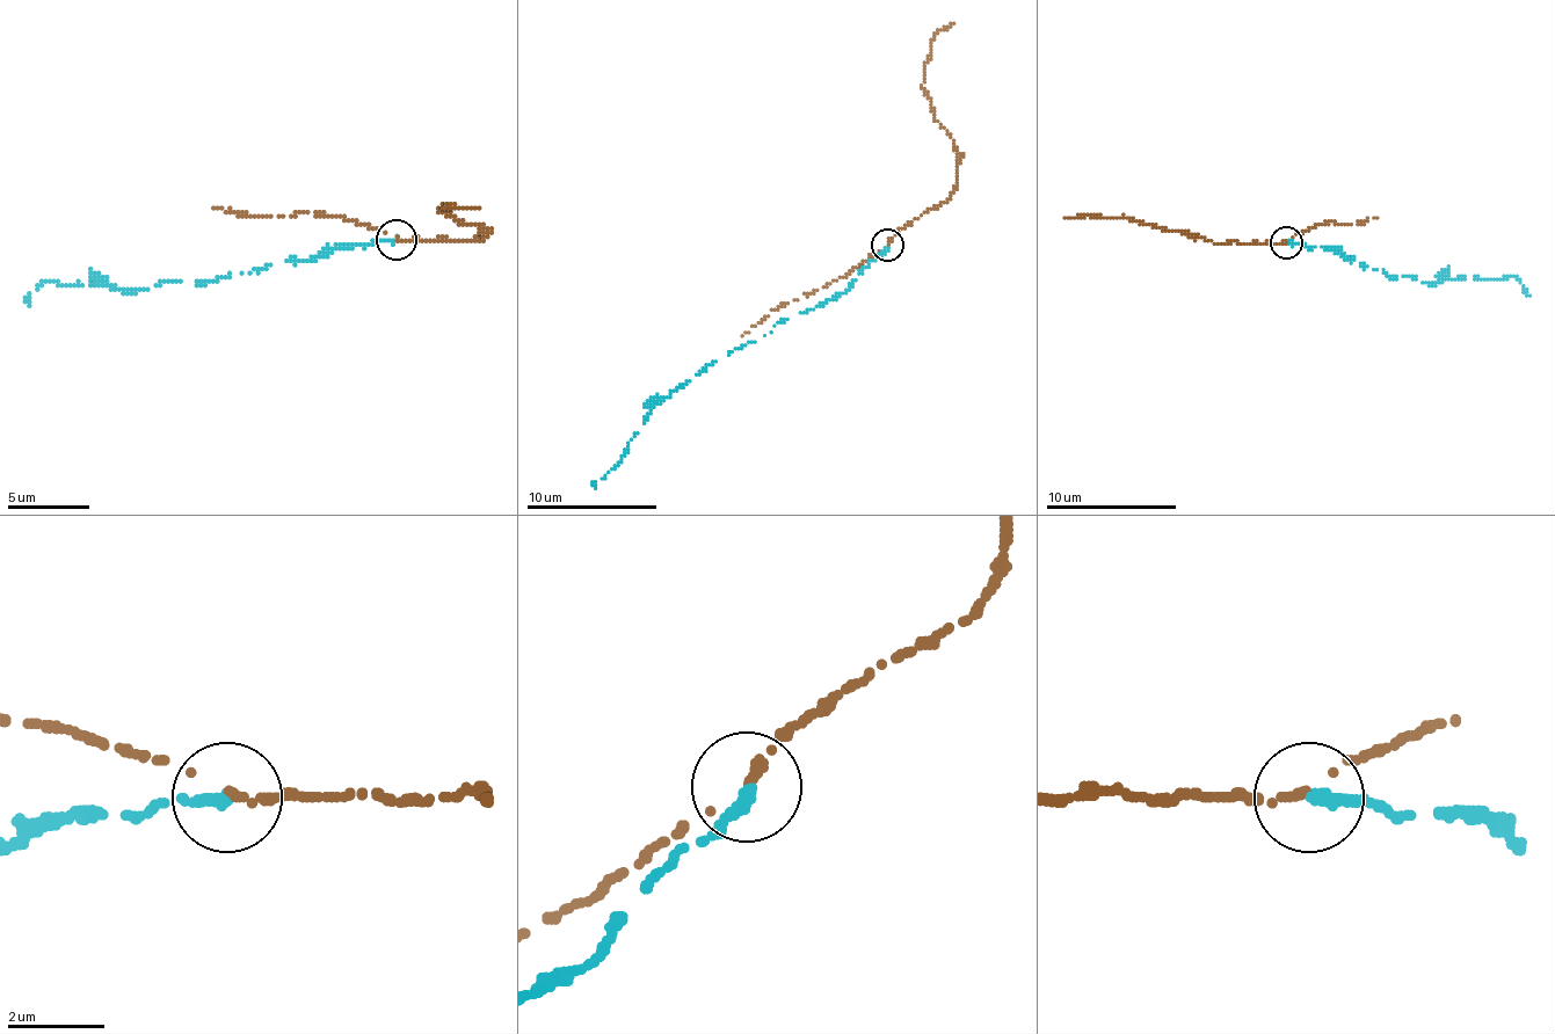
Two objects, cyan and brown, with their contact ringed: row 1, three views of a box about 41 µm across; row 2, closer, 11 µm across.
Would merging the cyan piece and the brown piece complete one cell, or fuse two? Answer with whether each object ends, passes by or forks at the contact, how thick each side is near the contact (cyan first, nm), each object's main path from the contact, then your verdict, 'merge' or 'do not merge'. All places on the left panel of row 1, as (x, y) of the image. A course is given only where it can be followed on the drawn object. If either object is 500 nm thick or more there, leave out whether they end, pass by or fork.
cyan ends; brown passes by; calibres 280 and 140 nm; course cyan (397, 240), (340, 248), (213, 282), (115, 290), (45, 282), (29, 293), (29, 306); course brown (397, 240), (474, 237), (482, 240), (482, 232), (455, 220), (438, 208), (450, 204), (479, 208); do not merge

